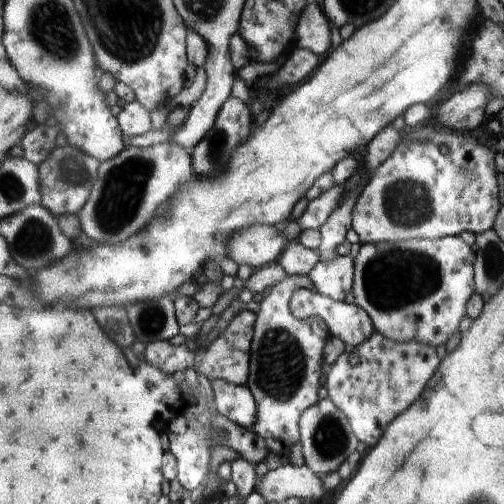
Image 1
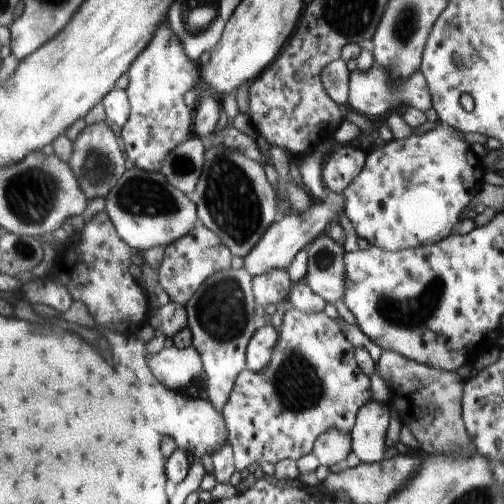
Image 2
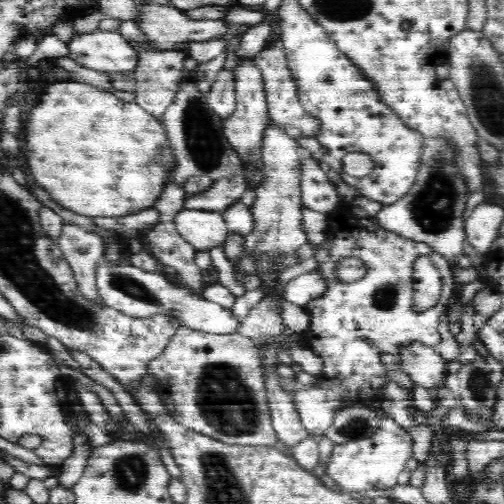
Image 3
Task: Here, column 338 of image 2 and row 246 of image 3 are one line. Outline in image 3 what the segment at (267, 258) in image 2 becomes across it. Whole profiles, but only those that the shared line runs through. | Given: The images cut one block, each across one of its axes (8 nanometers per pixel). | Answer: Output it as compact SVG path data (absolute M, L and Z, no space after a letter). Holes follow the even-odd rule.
M182 210L174 216L178 234L188 240L198 252L224 246L230 230L224 214L210 210Z

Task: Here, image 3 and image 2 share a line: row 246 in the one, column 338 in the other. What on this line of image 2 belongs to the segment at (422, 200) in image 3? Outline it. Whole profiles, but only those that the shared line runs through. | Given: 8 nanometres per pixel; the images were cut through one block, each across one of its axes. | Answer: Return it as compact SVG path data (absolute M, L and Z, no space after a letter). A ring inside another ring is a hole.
M337 428L323 434L315 444L315 456L327 468L333 464L343 466L345 460L351 456L351 452L353 452L353 438Z

